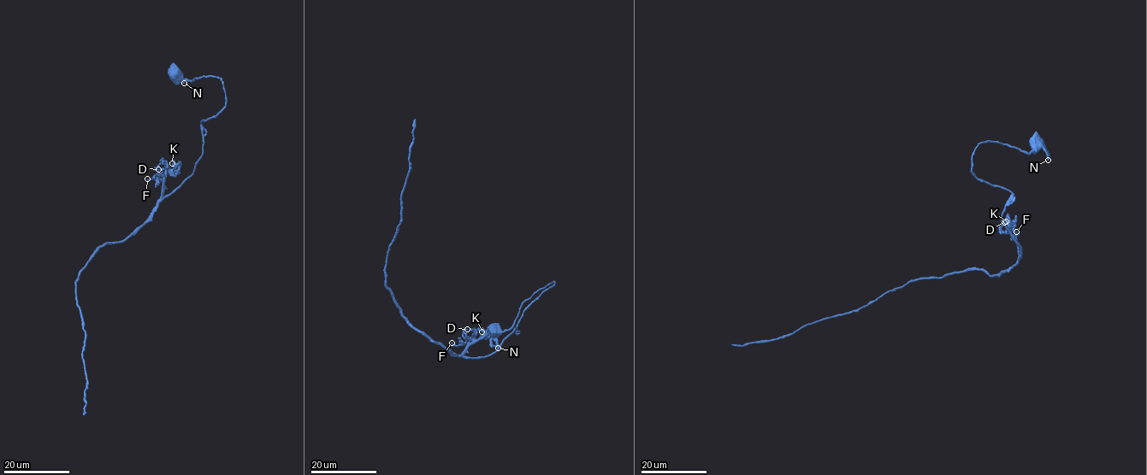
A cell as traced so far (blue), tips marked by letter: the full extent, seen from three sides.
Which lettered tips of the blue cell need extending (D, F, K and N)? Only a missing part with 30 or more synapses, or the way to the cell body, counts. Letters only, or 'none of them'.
none of them

